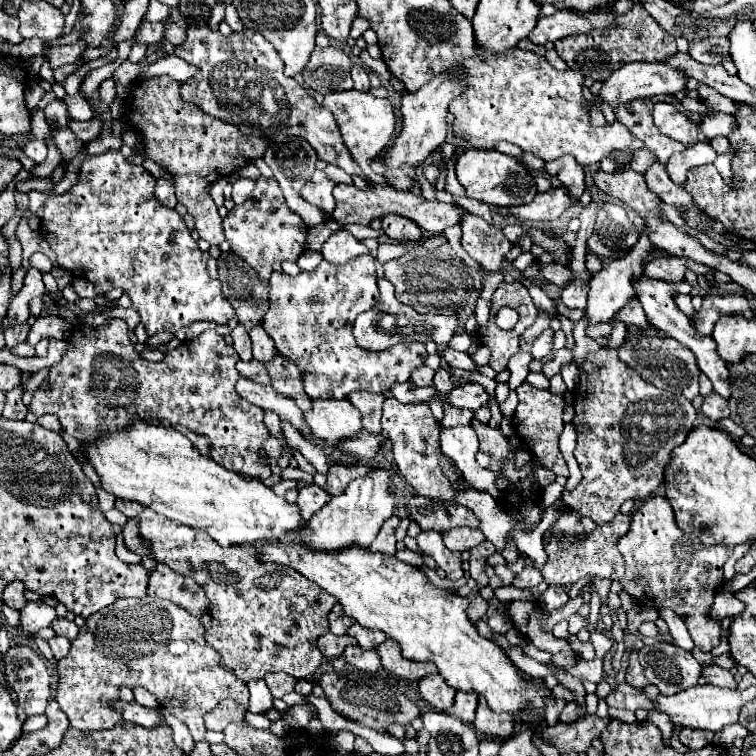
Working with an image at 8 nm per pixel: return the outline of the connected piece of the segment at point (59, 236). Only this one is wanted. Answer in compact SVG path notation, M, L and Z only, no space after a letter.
M120 150L86 156L78 172L78 182L66 194L46 200L40 230L56 252L58 266L90 280L98 296L112 288L122 288L140 314L148 336L160 330L178 330L196 320L226 324L234 318L234 308L230 308L230 302L222 296L220 280L212 280L206 272L208 252L202 252L192 240L182 216L154 198L154 186L156 180L142 166L128 164Z

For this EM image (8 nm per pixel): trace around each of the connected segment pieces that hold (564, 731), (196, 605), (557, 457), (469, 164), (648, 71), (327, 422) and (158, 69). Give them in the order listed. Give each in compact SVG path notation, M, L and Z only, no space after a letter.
M588 714L582 720L576 720L572 724L558 722L556 726L542 728L542 738L552 746L556 746L560 752L566 752L566 750L586 752L592 740L600 738L606 726L608 726L608 718L598 718L594 714Z
M158 564L158 568L150 574L150 596L166 598L182 608L186 608L194 616L202 616L212 604L206 598L204 590L190 578L184 578L182 574L176 574L174 570L168 570L166 566Z
M524 382L516 388L516 394L518 394L518 408L514 412L514 418L512 418L512 424L514 424L514 430L518 434L518 438L522 440L522 444L546 466L550 468L554 474L558 476L564 476L568 478L568 466L558 450L558 436L564 428L564 422L562 422L562 410L564 410L564 400L562 396L556 396L552 392L544 392L544 390L538 390L534 388L532 384Z
M480 148L464 150L456 160L456 178L464 186L468 198L486 202L490 206L528 204L536 196L534 176L522 166L522 162L496 150L480 150Z
M666 60L660 62L632 62L632 64L624 64L622 68L618 68L604 84L600 90L600 102L610 104L612 108L620 106L620 104L630 104L636 98L650 98L650 96L660 96L660 94L668 94L674 96L676 92L682 92L686 88L688 76L684 76L678 68L670 66Z
M314 400L304 420L310 432L302 432L302 436L322 450L332 450L338 442L362 432L358 410L348 400Z
M164 56L164 58L156 60L154 64L140 68L136 80L148 80L148 78L168 74L178 82L186 82L190 76L194 76L194 72L196 72L196 68L192 68L192 64L186 64L178 56Z

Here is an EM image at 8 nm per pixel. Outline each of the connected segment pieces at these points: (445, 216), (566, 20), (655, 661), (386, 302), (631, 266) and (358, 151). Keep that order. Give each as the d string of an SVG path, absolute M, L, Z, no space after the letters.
M370 182L370 190L358 190L354 184L338 184L334 188L334 198L336 198L336 210L334 210L332 218L340 226L346 226L346 224L368 226L376 218L384 218L386 214L398 214L398 216L404 216L404 218L416 222L422 230L426 230L430 234L442 234L446 228L462 224L464 216L468 214L468 210L464 210L460 206L438 202L438 200L426 200L426 198L414 196L414 194L404 194L386 184L374 184L374 182Z
M560 10L554 16L542 16L530 32L530 40L534 44L546 44L546 42L556 42L564 36L578 34L578 32L590 32L590 28L602 28L602 24L610 24L614 16L602 12L602 14L584 14L576 16L570 10Z
M656 642L654 646L644 646L638 652L638 660L646 678L658 686L660 694L674 694L692 688L702 674L698 660L674 644Z
M384 278L378 280L378 292L380 292L380 300L376 302L376 306L370 308L368 312L360 314L356 324L354 324L354 338L362 348L382 350L382 348L390 348L398 342L414 342L414 340L424 342L426 338L432 338L438 344L448 344L450 338L454 336L454 330L460 322L458 314L452 314L452 316L424 316L424 314L418 314L414 308L396 300L394 288Z
M646 230L644 234L640 236L638 244L620 260L614 260L610 264L606 264L596 276L592 276L590 280L590 290L588 290L588 302L586 302L586 318L588 318L588 324L598 324L598 322L608 322L614 318L614 314L634 296L634 288L632 288L632 278L634 276L640 276L640 272L644 270L642 268L642 260L646 256L652 254L654 248L650 248L650 240L646 240Z
M348 90L348 92L332 92L324 96L322 102L324 108L328 108L342 132L342 138L346 146L350 148L350 154L358 162L358 166L372 178L372 168L370 162L386 148L394 134L394 112L392 106L386 98L374 98L370 92L358 92L358 90Z

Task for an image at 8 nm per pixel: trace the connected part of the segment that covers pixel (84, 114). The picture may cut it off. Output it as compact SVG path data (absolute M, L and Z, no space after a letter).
M82 94L66 96L66 104L72 120L90 120L96 116L96 110L90 106L90 102Z

